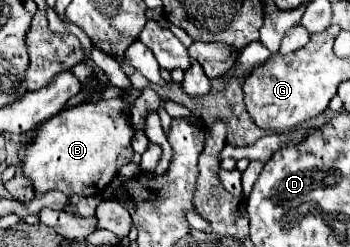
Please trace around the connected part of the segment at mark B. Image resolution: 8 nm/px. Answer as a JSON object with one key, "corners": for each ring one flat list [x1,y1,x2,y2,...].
{"corners":[[101,99,97,103,83,103,73,109,65,109,59,115,47,119,35,141,23,145,25,153,23,175,31,179,35,191,63,191,65,195,99,195,115,179,121,165,131,161,131,139,135,129,129,115,125,115,125,101]]}

